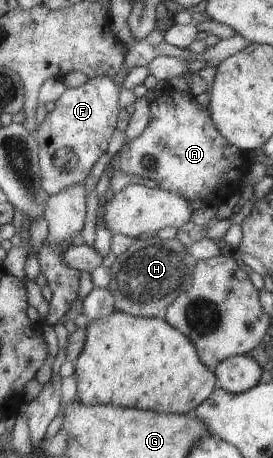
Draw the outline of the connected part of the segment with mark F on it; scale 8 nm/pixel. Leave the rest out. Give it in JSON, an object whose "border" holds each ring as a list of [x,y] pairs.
{"border":[[[110,77],[91,78],[79,88],[71,88],[55,102],[53,112],[45,116],[35,137],[39,144],[41,179],[49,194],[57,194],[67,186],[85,184],[95,163],[106,153],[115,130],[124,122],[119,106],[122,84]]]}

